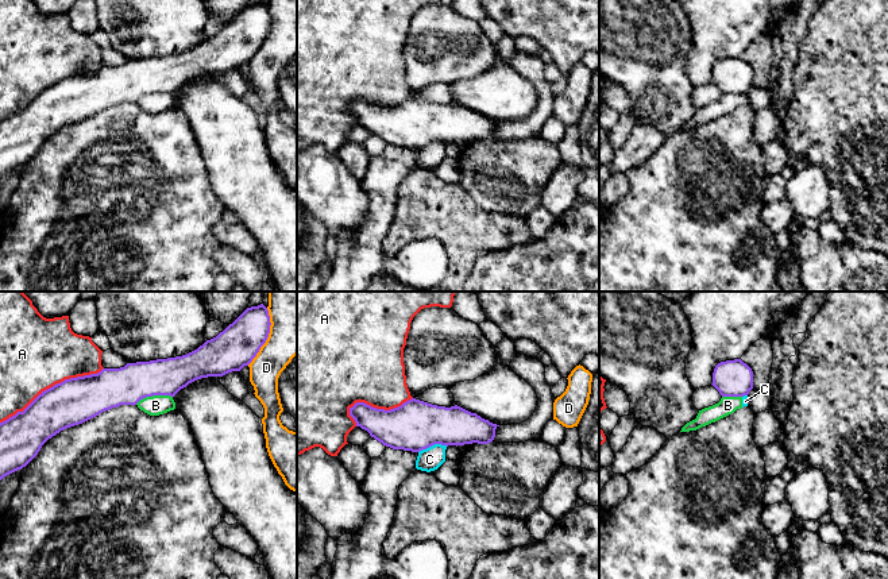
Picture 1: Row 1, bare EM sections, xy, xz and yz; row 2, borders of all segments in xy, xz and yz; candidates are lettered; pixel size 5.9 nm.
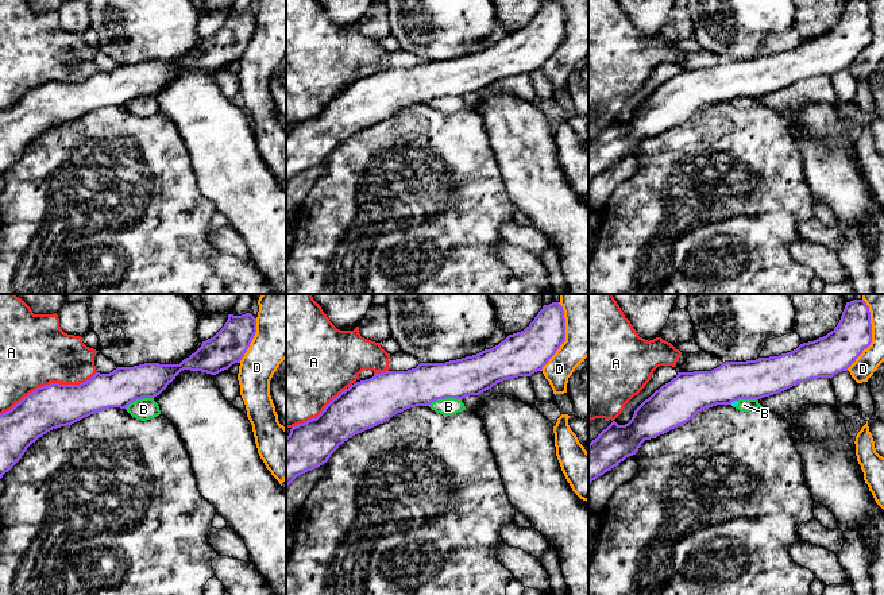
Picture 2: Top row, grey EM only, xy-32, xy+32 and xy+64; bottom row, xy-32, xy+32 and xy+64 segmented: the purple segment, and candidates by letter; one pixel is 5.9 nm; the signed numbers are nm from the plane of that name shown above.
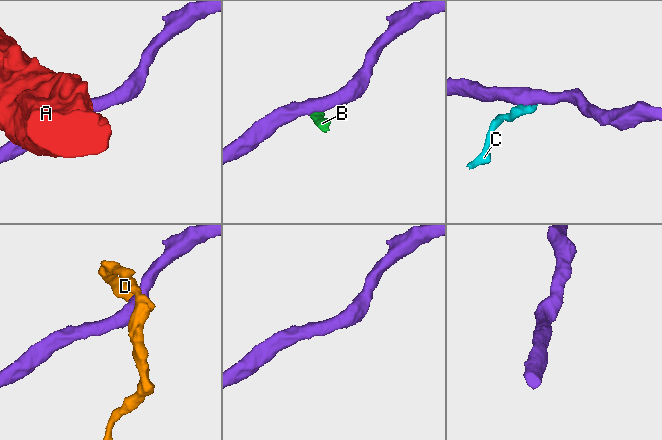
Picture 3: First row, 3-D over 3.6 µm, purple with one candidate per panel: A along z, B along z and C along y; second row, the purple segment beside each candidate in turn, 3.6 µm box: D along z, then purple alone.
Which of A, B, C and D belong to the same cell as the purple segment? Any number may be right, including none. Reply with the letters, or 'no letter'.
no letter

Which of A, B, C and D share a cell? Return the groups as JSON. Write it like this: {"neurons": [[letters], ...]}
{"neurons": [["A"], ["B", "C"], ["D"]]}

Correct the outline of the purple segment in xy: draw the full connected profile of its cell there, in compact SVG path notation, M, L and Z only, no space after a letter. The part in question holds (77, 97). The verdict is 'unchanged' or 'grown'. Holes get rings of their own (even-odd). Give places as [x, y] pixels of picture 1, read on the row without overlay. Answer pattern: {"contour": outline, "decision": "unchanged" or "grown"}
{"contour": "M263 1L251 4L216 35L186 53L127 61L120 66L103 66L97 72L65 77L42 89L23 109L0 120L0 178L26 165L49 136L66 126L82 121L120 103L136 103L146 94L174 94L181 86L201 76L240 69L252 59L266 40L270 23L267 5Z", "decision": "unchanged"}

